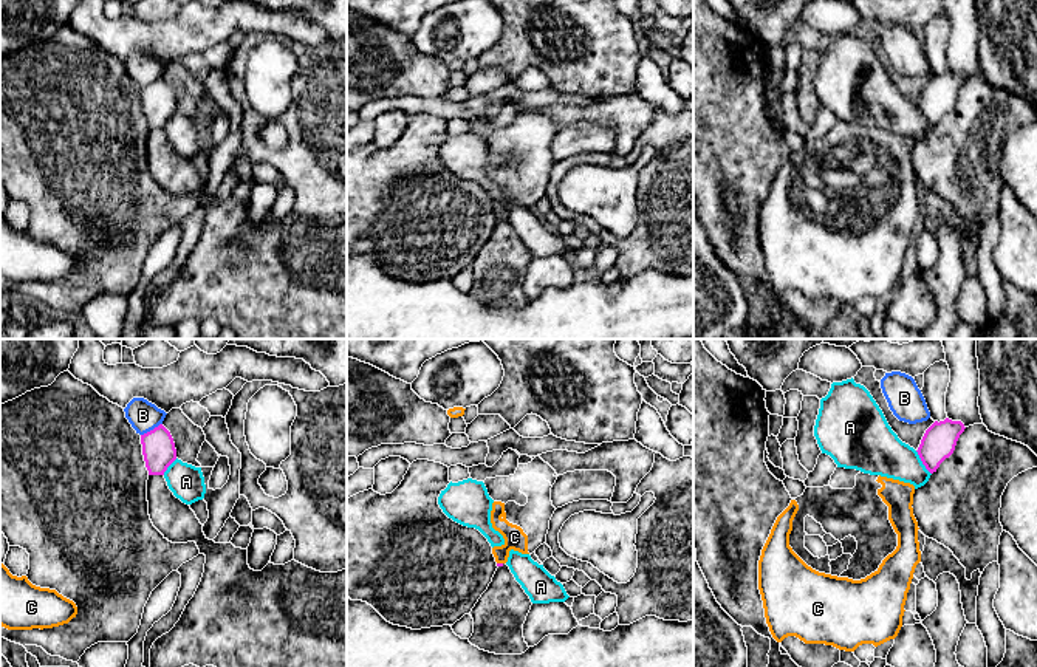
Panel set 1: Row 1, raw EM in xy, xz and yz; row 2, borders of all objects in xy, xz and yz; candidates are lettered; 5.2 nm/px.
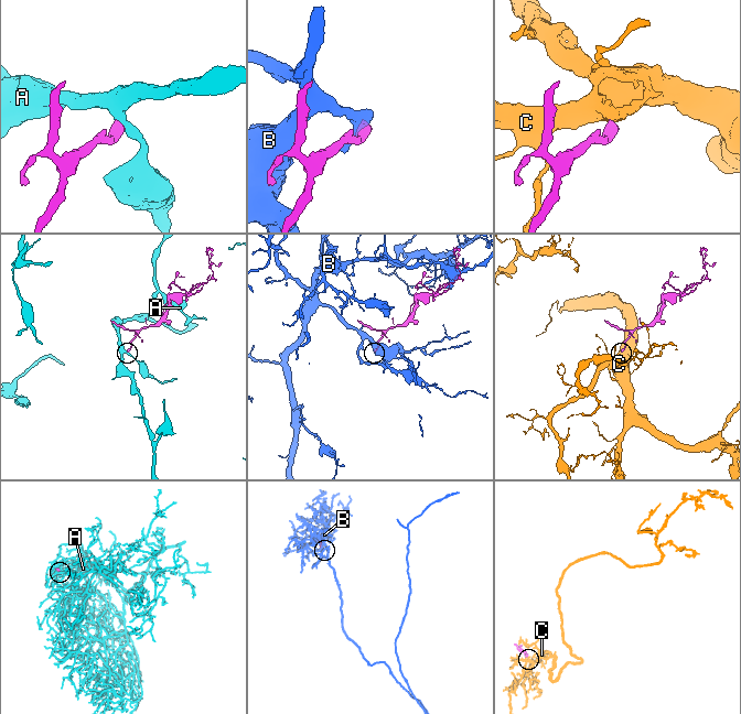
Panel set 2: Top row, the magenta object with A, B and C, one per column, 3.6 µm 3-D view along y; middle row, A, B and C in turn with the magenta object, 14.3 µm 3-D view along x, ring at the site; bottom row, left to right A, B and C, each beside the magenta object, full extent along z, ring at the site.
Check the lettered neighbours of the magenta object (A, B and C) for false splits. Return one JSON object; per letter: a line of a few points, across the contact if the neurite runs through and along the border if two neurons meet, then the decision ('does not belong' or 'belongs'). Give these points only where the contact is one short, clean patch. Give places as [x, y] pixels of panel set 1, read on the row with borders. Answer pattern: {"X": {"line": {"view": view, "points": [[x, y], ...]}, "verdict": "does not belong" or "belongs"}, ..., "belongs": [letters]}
{"A": {"line": {"view": "yz", "points": [[915, 451], [930, 474]]}, "verdict": "does not belong"}, "B": {"verdict": "does not belong"}, "C": {"line": {"view": "xz", "points": [[497, 564], [500, 564], [500, 554], [514, 537]]}, "verdict": "belongs"}, "belongs": ["C"]}

